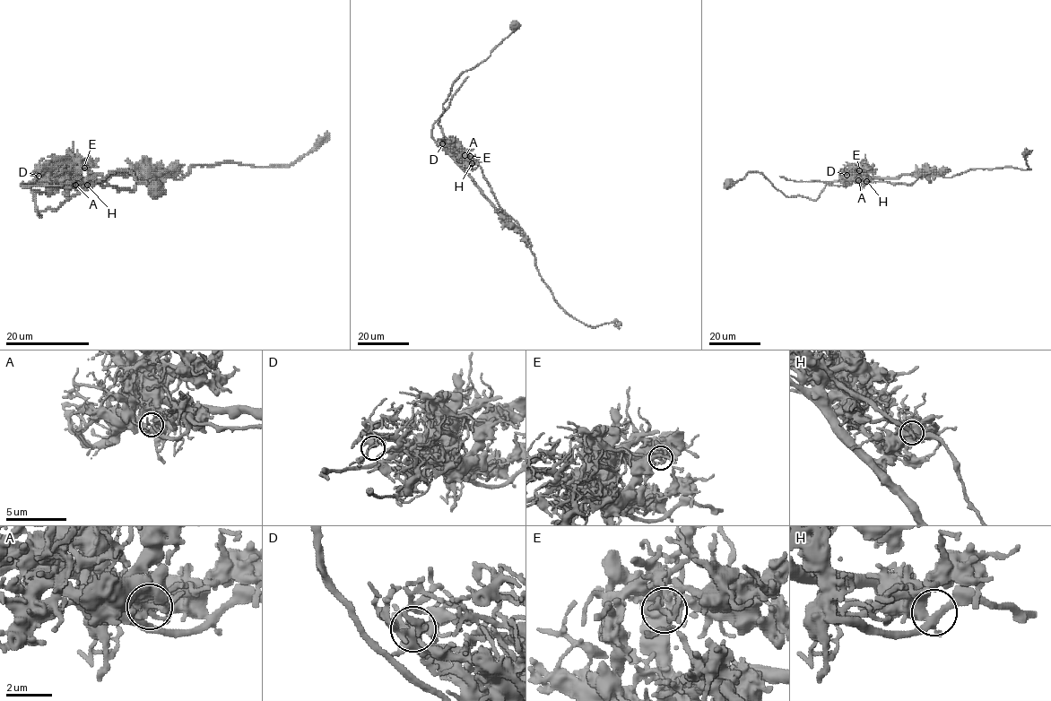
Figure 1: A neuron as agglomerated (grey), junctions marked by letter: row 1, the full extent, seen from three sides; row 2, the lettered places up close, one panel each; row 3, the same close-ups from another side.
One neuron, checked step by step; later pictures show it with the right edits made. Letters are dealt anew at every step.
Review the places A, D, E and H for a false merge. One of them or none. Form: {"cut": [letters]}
{"cut": ["A"]}

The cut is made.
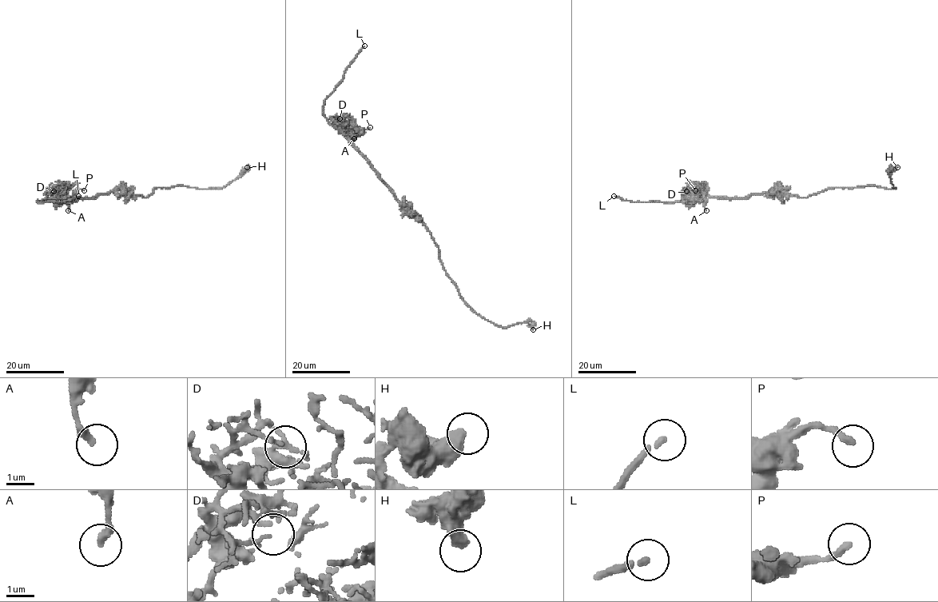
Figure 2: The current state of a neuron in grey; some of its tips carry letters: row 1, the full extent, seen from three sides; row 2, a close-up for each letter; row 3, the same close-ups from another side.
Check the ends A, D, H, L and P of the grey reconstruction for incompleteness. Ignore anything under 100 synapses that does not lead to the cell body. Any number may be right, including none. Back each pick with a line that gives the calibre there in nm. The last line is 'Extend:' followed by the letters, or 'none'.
L: Thickness 200 nm
Extend: L

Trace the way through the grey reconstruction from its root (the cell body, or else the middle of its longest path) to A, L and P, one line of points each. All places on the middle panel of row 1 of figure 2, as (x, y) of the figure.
A: (407, 208), (351, 141), (354, 138)
L: (407, 208), (368, 159), (328, 121), (323, 113), (324, 100), (342, 79), (346, 68), (364, 45)
P: (407, 208), (347, 136), (347, 132), (351, 127), (357, 129), (370, 127)

